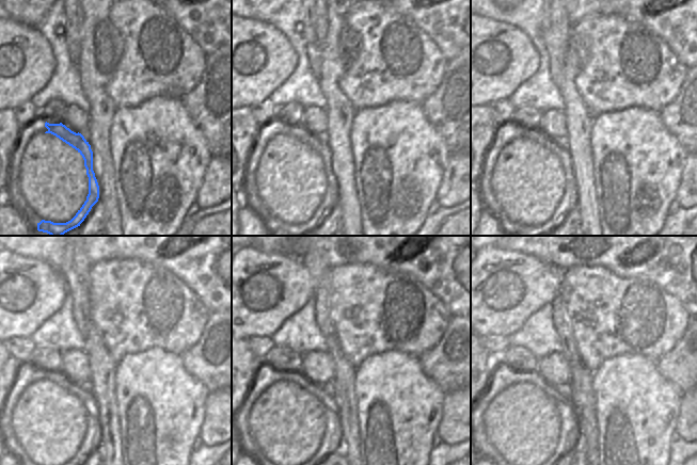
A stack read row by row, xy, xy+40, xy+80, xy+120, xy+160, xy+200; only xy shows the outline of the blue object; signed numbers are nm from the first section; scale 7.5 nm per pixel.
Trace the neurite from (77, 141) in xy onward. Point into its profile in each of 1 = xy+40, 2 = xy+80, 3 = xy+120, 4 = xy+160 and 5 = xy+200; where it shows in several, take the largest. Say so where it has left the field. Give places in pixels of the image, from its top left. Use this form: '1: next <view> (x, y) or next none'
1: next xy+40 (317, 144)
2: next xy+80 (557, 148)
3: next xy+120 (80, 391)
4: next xy+160 (332, 428)
5: next xy+200 (569, 430)

